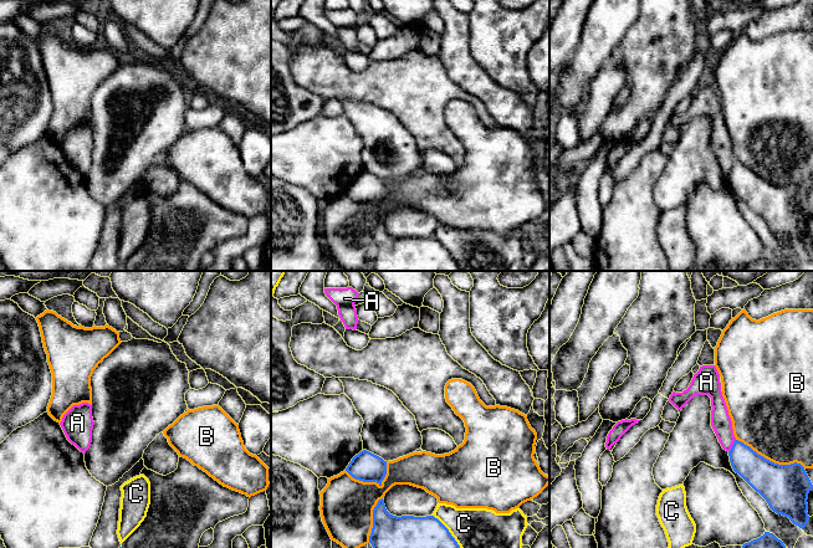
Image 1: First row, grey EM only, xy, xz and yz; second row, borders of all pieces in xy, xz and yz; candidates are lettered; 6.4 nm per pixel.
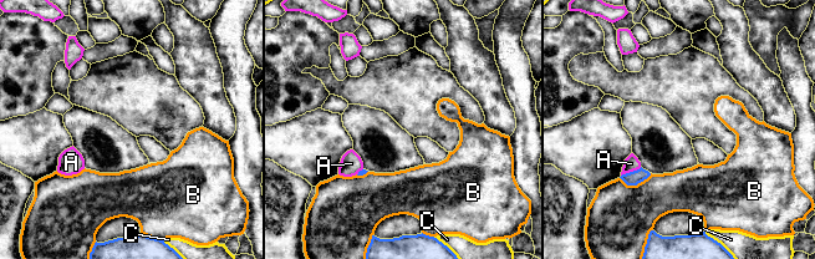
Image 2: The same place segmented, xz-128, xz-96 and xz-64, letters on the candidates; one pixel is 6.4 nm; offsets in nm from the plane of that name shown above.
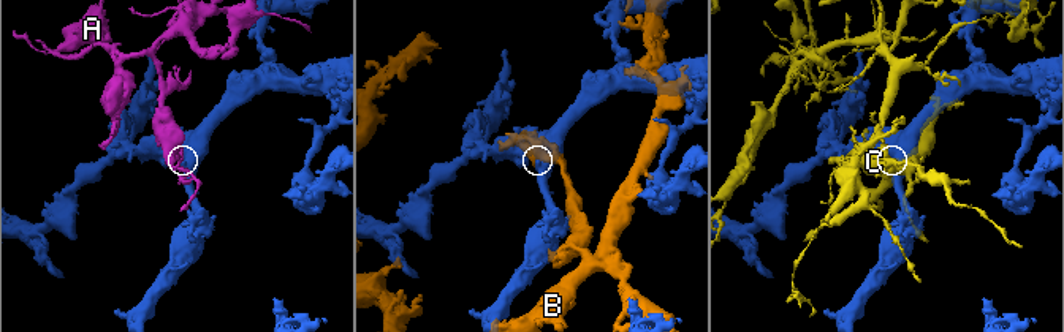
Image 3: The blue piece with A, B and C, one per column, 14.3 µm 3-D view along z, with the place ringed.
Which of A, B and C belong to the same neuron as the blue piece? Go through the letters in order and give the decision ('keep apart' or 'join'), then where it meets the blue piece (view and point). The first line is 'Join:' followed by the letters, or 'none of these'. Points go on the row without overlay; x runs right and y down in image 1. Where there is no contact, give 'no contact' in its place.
Join: none of these
A: keep apart | yz (732, 167)
B: keep apart | yz (771, 183)
C: keep apart | xz (449, 254)

